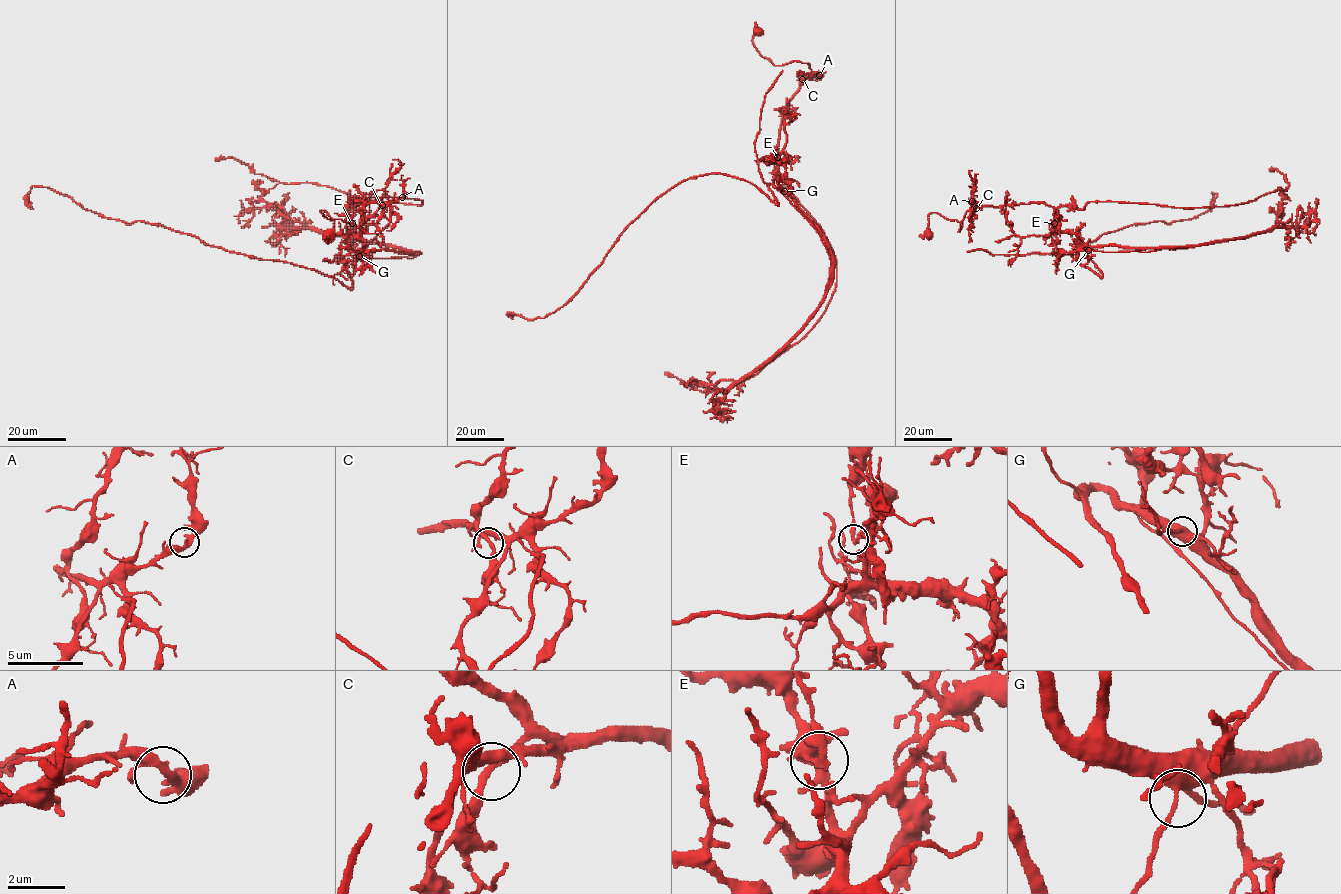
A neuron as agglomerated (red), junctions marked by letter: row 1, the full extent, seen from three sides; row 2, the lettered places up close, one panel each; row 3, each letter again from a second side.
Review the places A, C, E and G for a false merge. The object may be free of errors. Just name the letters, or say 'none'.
E

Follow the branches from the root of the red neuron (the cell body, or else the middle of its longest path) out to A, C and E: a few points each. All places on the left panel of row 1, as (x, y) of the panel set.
A: (329, 237), (334, 221), (321, 211), (329, 219), (341, 219), (378, 234), (390, 221), (391, 204), (402, 197)
C: (329, 237), (334, 221), (321, 211), (329, 219), (341, 219), (378, 234), (389, 223), (392, 209), (382, 205)
E: (329, 237), (334, 221), (321, 211), (378, 234), (392, 208), (354, 197), (351, 224)

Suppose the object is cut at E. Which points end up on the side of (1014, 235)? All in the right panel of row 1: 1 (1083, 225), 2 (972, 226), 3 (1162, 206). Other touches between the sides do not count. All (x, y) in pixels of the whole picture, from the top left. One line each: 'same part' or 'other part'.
1: same part
2: other part
3: other part

